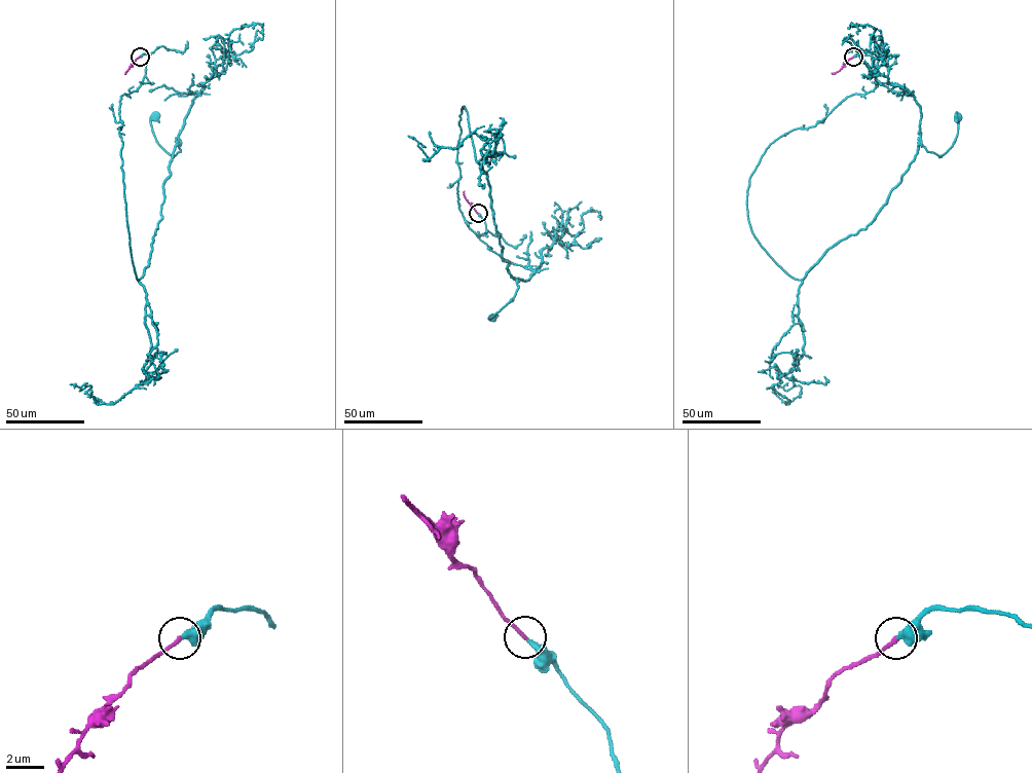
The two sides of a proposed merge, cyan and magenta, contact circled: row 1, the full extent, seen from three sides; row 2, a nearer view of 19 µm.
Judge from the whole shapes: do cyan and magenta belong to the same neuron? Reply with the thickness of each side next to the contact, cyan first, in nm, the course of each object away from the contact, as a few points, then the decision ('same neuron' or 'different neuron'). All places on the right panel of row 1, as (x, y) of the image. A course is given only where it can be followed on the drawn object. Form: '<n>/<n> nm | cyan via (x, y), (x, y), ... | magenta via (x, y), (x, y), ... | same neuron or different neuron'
380/220 nm | cyan via (853, 57), (875, 87), (749, 180), (793, 278), (957, 116) | magenta via (853, 57), (838, 71), (832, 73) | same neuron

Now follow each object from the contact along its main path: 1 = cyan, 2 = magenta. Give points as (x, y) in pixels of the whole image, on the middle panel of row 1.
1: (478, 213), (486, 230), (480, 235), (458, 207), (464, 106), (489, 187), (502, 258), (518, 286), (493, 317)
2: (478, 213), (464, 191)

